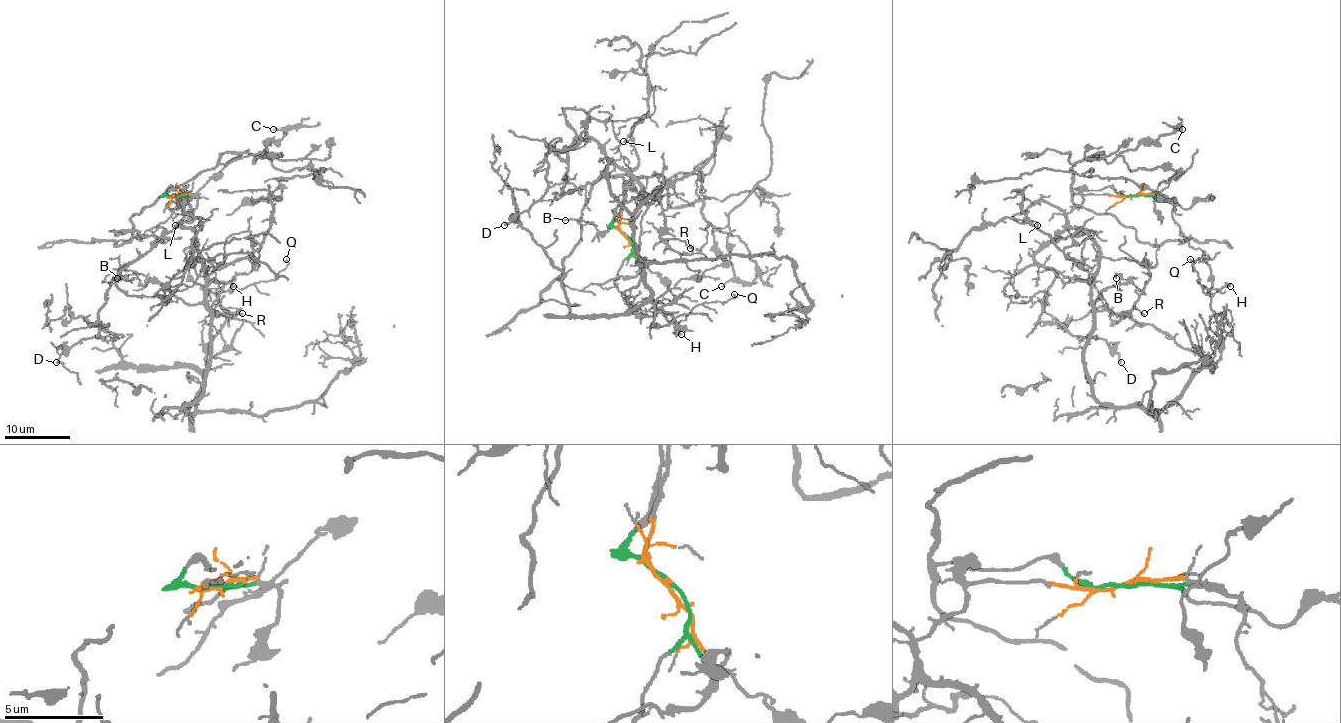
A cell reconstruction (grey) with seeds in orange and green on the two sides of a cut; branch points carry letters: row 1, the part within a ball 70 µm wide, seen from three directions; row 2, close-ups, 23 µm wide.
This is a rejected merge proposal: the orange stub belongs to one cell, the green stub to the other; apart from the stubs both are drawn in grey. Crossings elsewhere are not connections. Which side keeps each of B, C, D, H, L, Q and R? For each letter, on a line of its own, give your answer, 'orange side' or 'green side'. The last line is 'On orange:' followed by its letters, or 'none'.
B: orange side
C: green side
D: orange side
H: orange side
L: orange side
Q: orange side
R: orange side
On orange: B, D, H, L, Q, R

